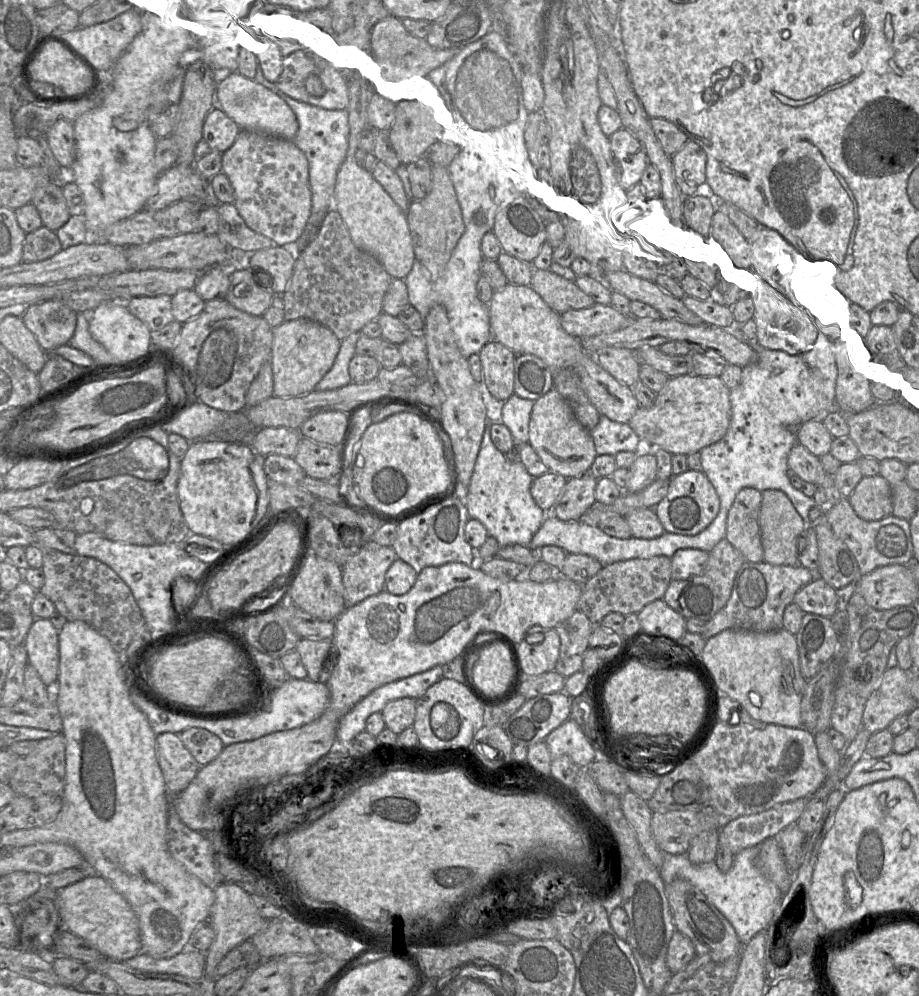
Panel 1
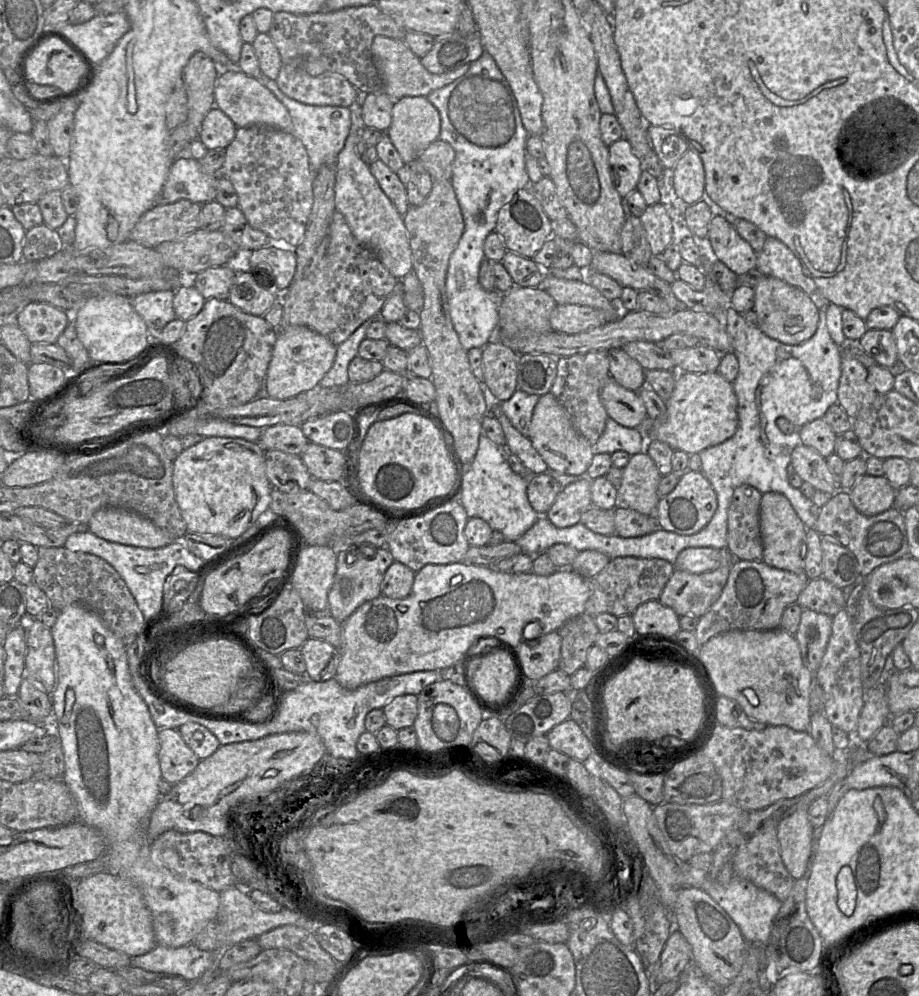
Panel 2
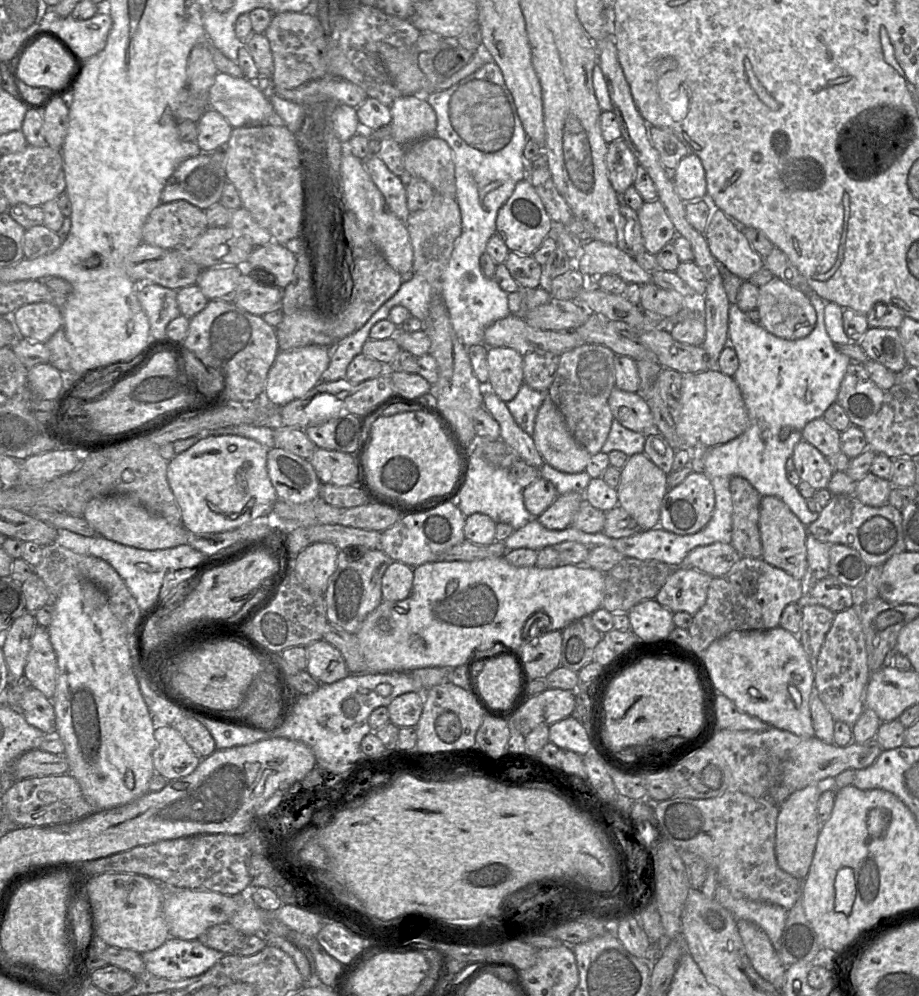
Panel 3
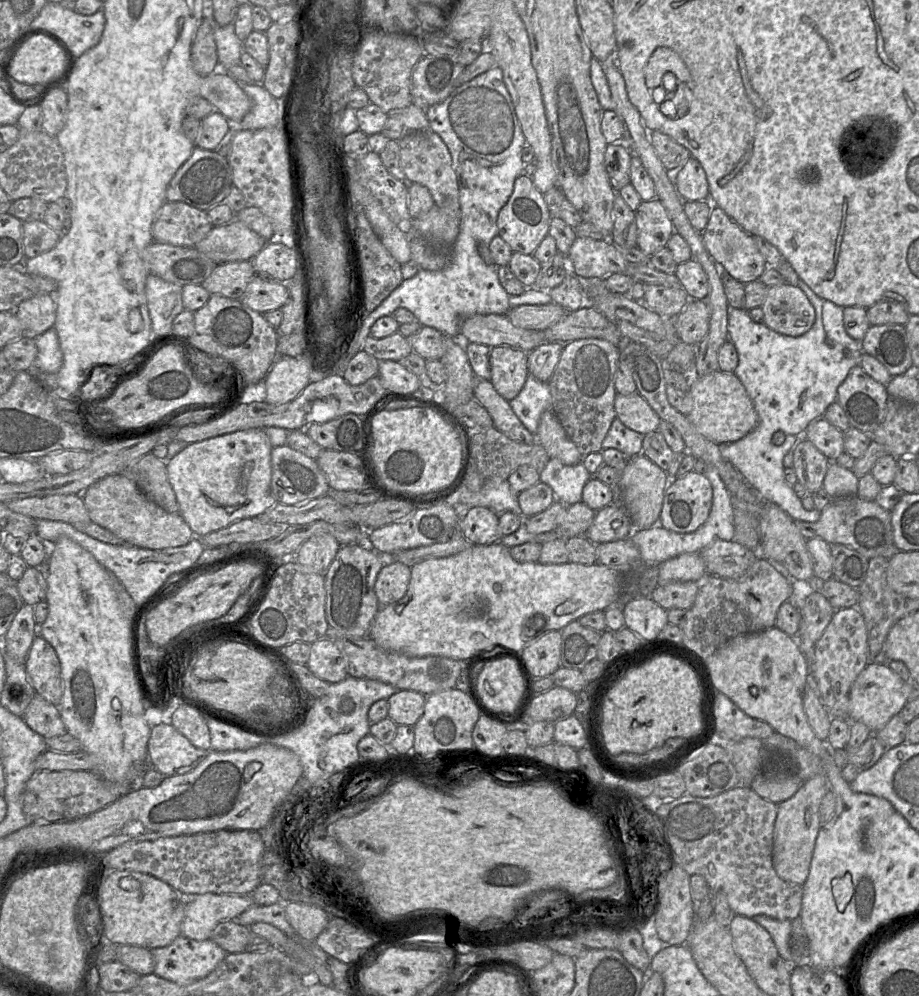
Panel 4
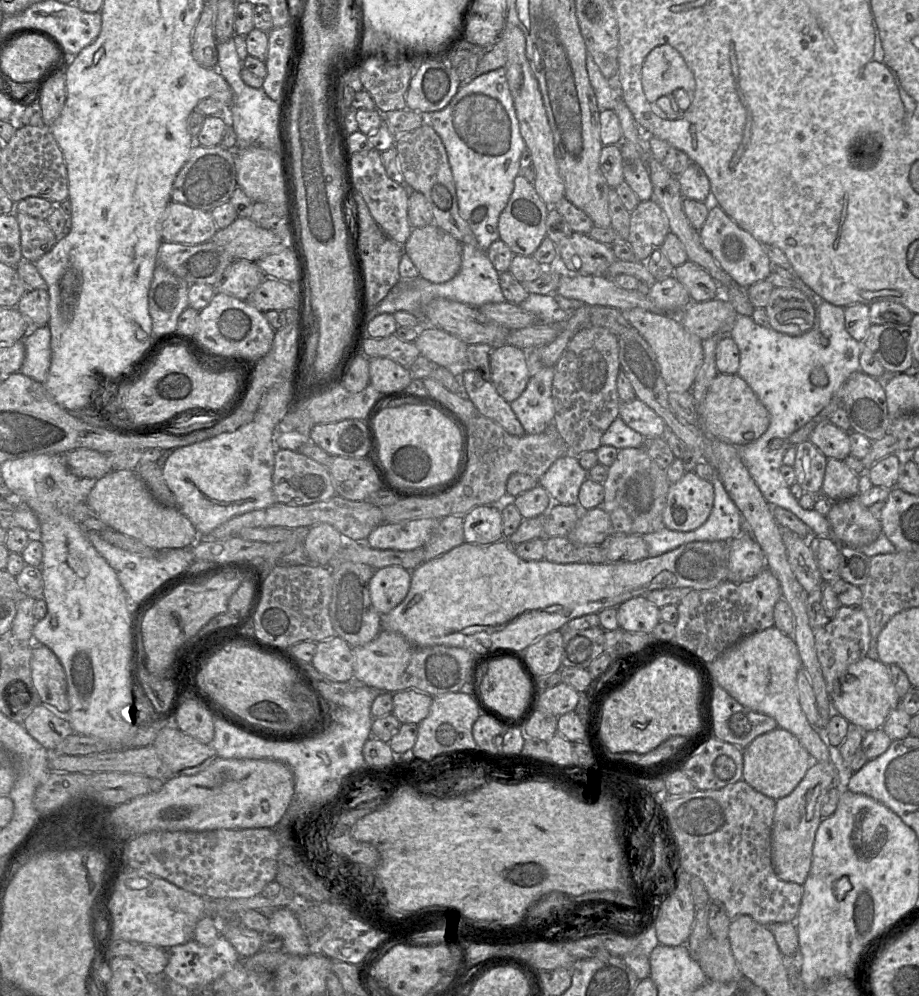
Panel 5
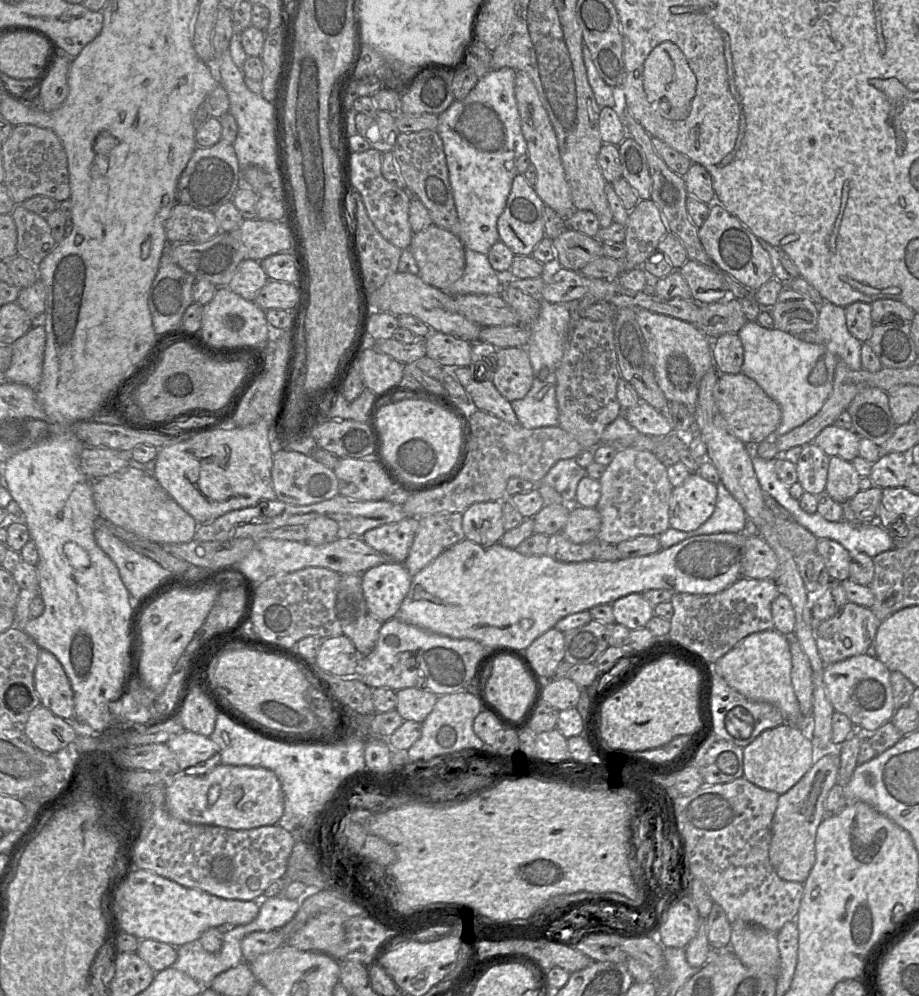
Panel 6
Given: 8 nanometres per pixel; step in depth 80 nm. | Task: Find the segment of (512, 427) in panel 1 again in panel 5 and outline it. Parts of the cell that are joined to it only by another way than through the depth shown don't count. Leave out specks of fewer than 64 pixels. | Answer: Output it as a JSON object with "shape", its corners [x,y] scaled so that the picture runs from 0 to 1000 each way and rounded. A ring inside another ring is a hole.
{"shape":[[[588,348],[573,352],[573,366],[577,378],[573,388],[569,395],[555,405],[555,408],[573,436],[587,436],[603,425],[601,386],[604,370],[590,365],[588,362]]]}

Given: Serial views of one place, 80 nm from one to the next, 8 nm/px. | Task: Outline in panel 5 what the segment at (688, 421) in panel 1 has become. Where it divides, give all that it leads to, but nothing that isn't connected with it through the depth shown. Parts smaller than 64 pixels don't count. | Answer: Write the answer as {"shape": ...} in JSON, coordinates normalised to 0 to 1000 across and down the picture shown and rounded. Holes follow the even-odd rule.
{"shape":[[[801,376],[781,377],[773,386],[766,401],[758,408],[760,428],[769,439],[778,438],[800,448],[817,445],[836,431],[838,416],[813,384]]]}

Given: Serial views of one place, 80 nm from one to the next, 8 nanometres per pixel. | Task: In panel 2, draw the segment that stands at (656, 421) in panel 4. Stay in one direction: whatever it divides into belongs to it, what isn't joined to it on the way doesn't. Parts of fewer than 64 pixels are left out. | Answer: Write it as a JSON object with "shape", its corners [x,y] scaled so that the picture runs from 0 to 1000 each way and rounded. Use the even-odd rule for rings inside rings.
{"shape":[[[667,380],[654,391],[653,400],[662,418],[679,429],[695,430],[705,420],[694,394],[677,389]]]}

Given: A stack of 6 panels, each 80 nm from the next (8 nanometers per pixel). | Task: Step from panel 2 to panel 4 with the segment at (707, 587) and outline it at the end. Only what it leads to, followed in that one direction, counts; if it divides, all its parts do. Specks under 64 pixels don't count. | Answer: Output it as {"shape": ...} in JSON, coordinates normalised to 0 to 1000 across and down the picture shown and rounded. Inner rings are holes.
{"shape":[[[757,584],[728,585],[716,588],[708,600],[724,612],[731,610],[749,612],[753,609],[761,587]]]}

